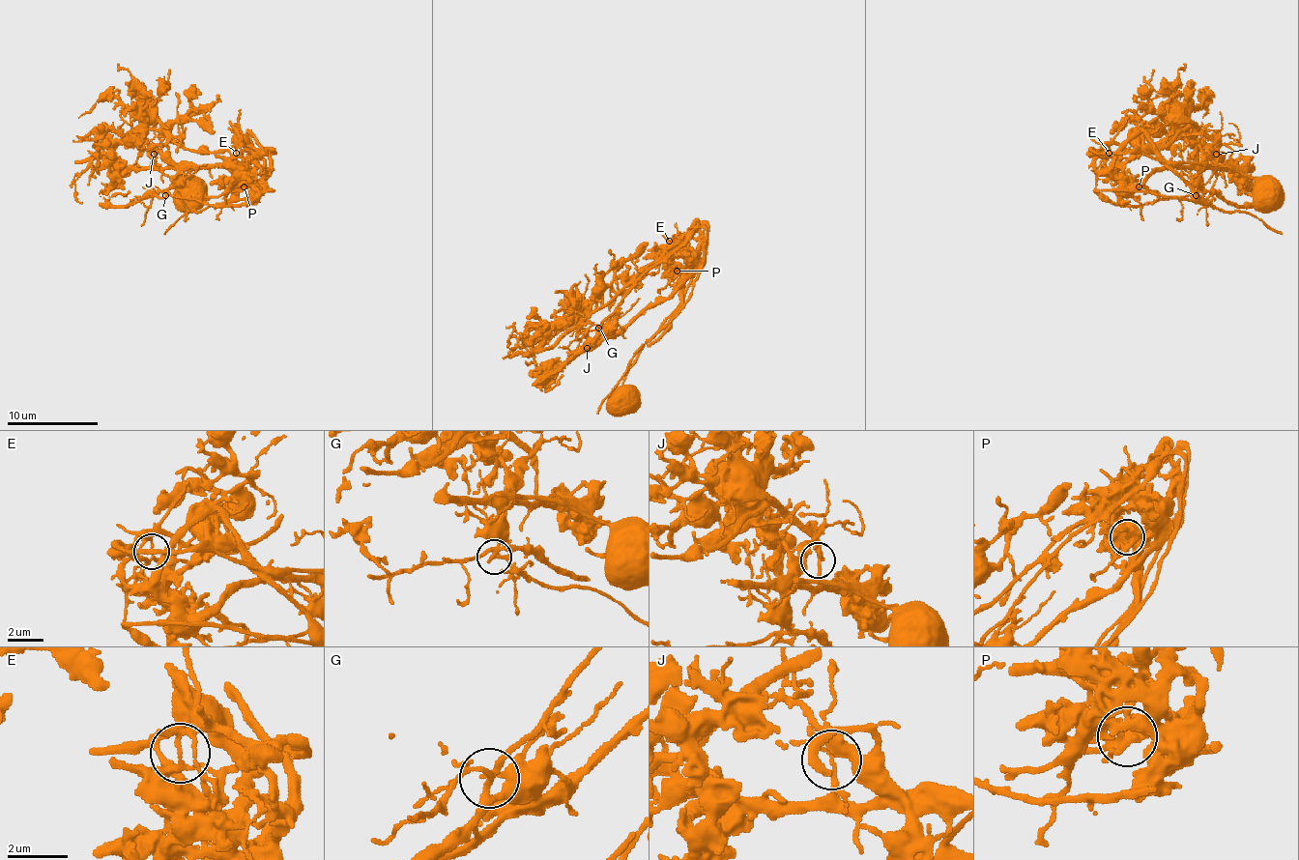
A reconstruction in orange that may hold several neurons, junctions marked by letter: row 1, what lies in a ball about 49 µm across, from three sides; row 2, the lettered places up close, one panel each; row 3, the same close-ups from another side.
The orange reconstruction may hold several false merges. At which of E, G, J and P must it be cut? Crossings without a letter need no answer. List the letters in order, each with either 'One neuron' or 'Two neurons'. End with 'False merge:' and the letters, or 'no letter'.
E: Two neurons
G: One neuron
J: Two neurons
P: One neuron
False merge: E, J

